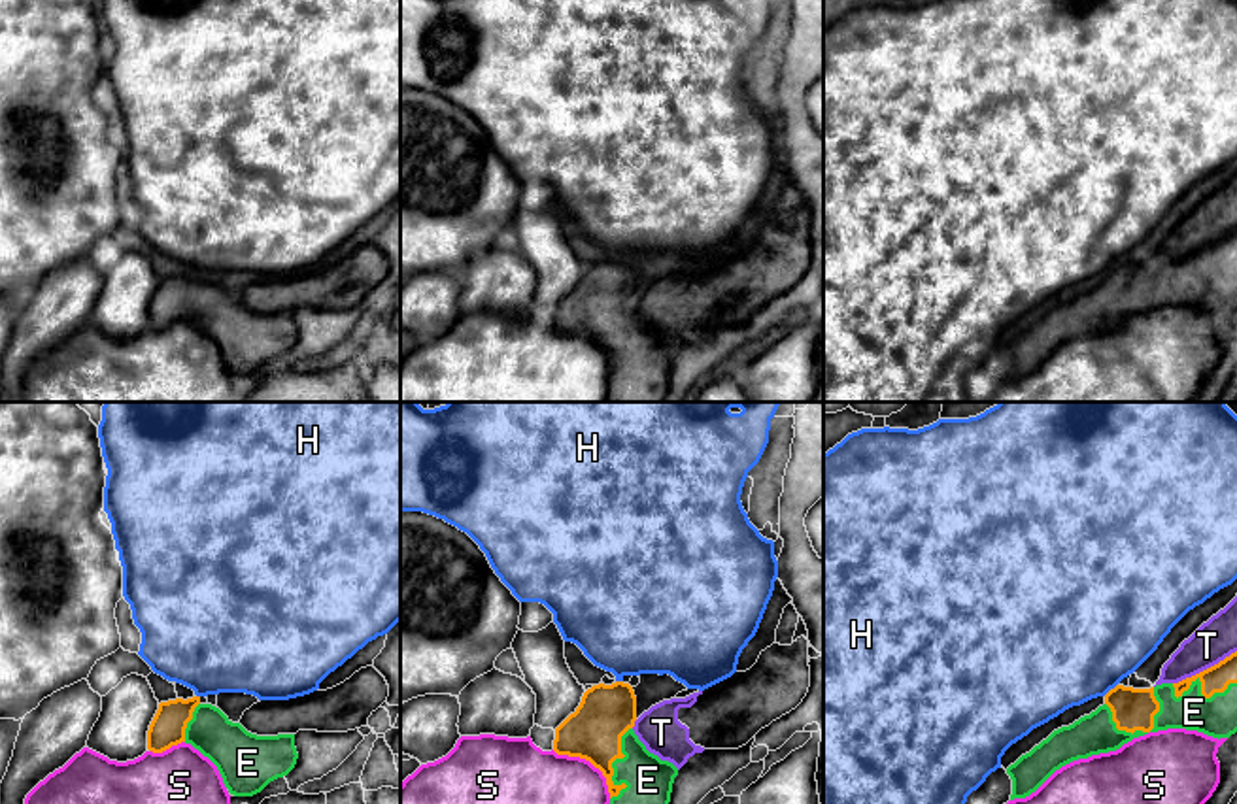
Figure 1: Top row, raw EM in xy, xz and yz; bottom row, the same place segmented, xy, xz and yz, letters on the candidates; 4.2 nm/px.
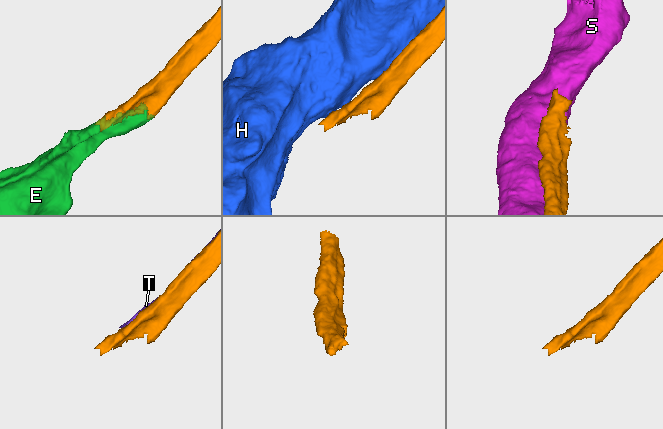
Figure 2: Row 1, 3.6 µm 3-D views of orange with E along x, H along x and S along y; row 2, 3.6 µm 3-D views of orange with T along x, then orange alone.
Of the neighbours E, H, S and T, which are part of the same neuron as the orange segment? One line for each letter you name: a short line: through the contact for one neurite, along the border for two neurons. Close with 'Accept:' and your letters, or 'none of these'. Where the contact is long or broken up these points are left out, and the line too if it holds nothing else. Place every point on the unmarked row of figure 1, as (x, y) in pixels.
Accept: E

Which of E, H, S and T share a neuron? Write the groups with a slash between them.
E / H / S / T

